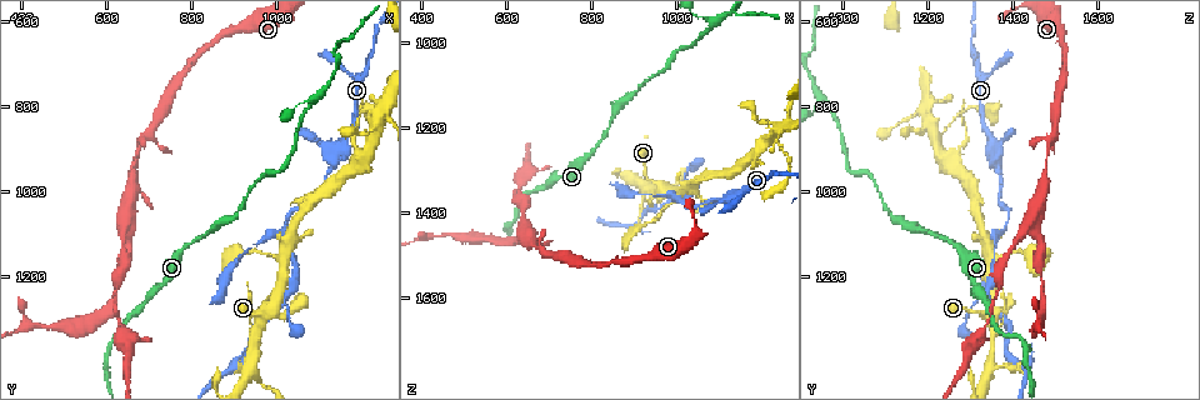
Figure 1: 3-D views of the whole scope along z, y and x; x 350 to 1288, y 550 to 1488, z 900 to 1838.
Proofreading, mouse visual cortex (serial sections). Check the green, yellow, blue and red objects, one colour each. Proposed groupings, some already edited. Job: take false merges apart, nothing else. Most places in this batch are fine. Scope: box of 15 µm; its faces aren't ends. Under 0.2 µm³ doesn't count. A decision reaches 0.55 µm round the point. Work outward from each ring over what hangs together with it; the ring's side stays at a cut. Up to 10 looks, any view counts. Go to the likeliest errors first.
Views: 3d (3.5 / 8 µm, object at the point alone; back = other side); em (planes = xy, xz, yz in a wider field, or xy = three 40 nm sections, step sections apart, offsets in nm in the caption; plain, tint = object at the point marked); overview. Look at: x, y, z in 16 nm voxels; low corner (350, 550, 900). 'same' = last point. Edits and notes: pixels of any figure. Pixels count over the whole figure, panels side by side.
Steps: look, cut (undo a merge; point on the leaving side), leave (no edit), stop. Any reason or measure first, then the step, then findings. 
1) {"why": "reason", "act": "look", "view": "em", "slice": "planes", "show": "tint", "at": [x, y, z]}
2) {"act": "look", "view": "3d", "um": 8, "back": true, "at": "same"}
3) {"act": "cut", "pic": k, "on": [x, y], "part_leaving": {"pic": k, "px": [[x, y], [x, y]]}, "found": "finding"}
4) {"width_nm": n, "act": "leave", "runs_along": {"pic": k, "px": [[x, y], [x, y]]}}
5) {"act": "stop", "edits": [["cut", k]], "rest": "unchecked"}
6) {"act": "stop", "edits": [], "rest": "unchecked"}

{"why": "calibre changes", "act": "look", "view": "3d", "um": 8, "at": [1150, 885, 1350]}

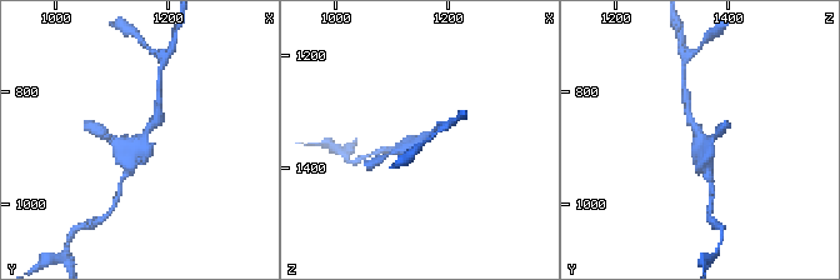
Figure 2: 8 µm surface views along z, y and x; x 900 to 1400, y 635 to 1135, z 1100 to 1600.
{"act": "look", "view": "3d", "um": 3.5, "back": true, "at": [1150, 885, 1360]}

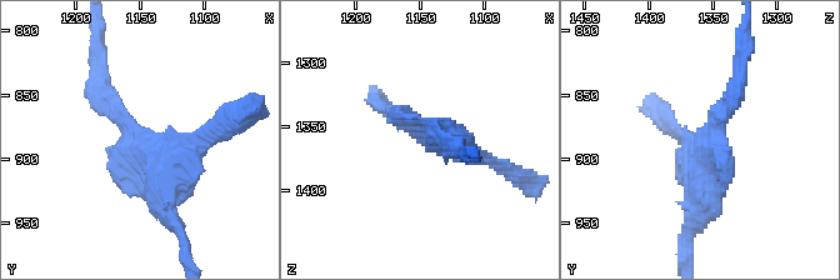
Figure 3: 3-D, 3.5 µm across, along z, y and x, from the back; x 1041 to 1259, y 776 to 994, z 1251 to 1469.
{"act": "leave", "runs_along": {"pic": 3, "px": [[98, 78], [163, 170], [168, 215]]}, "found": "continuous, no second cell"}

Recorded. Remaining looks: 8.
{"why": "three-way junction", "act": "look", "view": "3d", "um": 8, "at": [1010, 1095, 1370]}

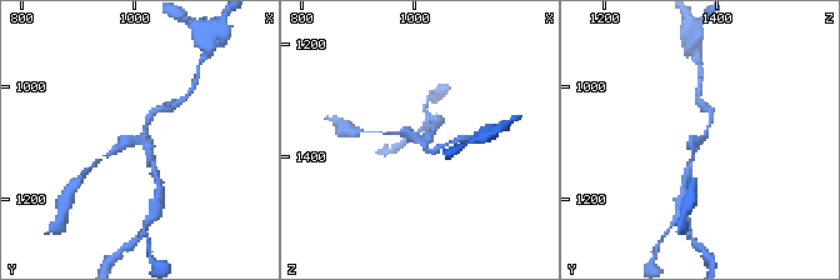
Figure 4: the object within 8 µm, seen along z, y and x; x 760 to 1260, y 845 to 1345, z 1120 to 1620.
{"arms": 3, "arm_widths_nm": [150, 150, 250], "why": "need the tissue", "act": "look", "view": "em", "slice": "xy", "step": 5, "show": "tint", "at": [1020, 1095, 1370]}

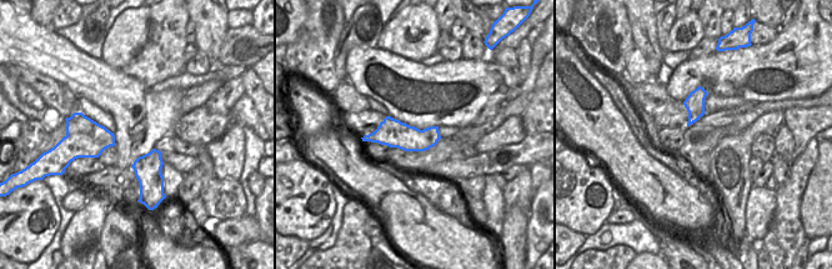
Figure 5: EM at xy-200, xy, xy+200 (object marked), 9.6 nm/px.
{"act": "leave", "found": "all the same cell"}

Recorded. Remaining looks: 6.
{"why": "branch point", "act": "look", "view": "3d", "um": 3.5, "at": [965, 1280, 1345]}

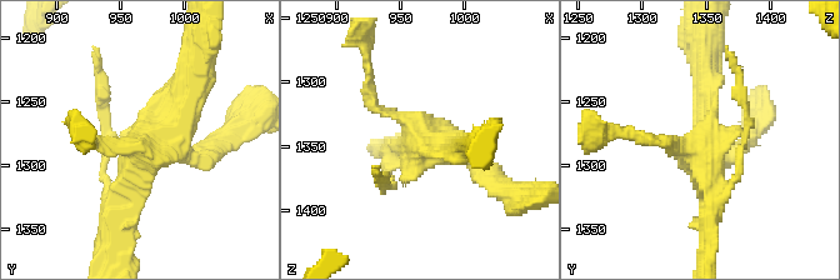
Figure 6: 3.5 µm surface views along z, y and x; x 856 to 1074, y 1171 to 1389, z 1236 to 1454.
{"why": "need the tissue", "act": "look", "view": "em", "slice": "xy", "step": 1, "show": "tint", "at": [966, 1286, 1342]}

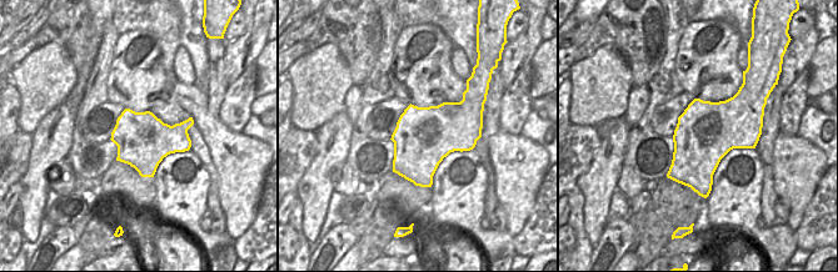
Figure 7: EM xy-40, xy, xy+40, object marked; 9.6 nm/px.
{"width_nm": 600, "act": "leave", "runs_along": {"pic": 6, "px": [[368, 84], [375, 106], [433, 148], [468, 148]]}, "found": "all the same cell"}

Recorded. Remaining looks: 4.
{"why": "calibre changes", "act": "look", "view": "3d", "um": 3.5, "at": [655, 1075, 1445]}

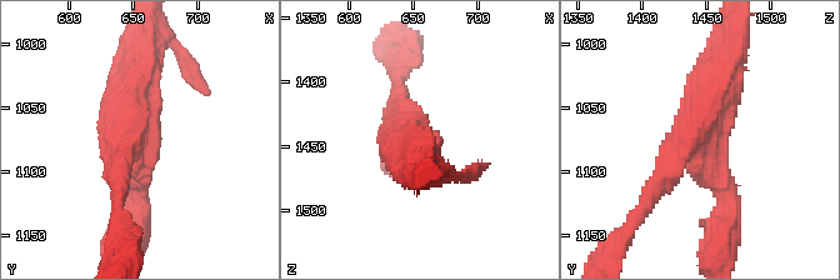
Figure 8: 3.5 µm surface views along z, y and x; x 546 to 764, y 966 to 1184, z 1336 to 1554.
{"arms": 3, "arm_widths_nm": [250, 300, 350], "why": "need the tissue", "act": "look", "view": "em", "slice": "xy", "step": 3, "show": "tint", "at": [654, 1078, 1452]}

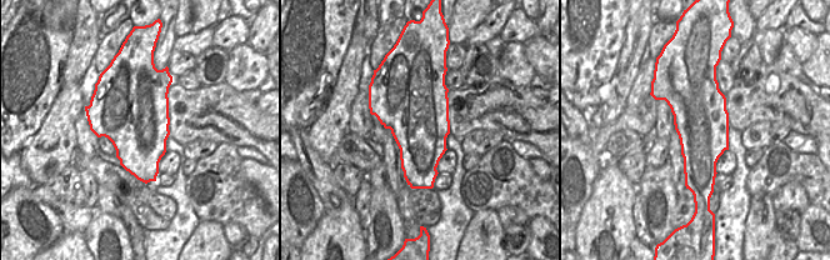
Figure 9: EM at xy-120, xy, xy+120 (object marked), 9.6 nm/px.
{"act": "leave", "found": "all the same cell"}

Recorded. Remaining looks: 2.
{"act": "stop", "edits": [], "rest": "unchecked"}

